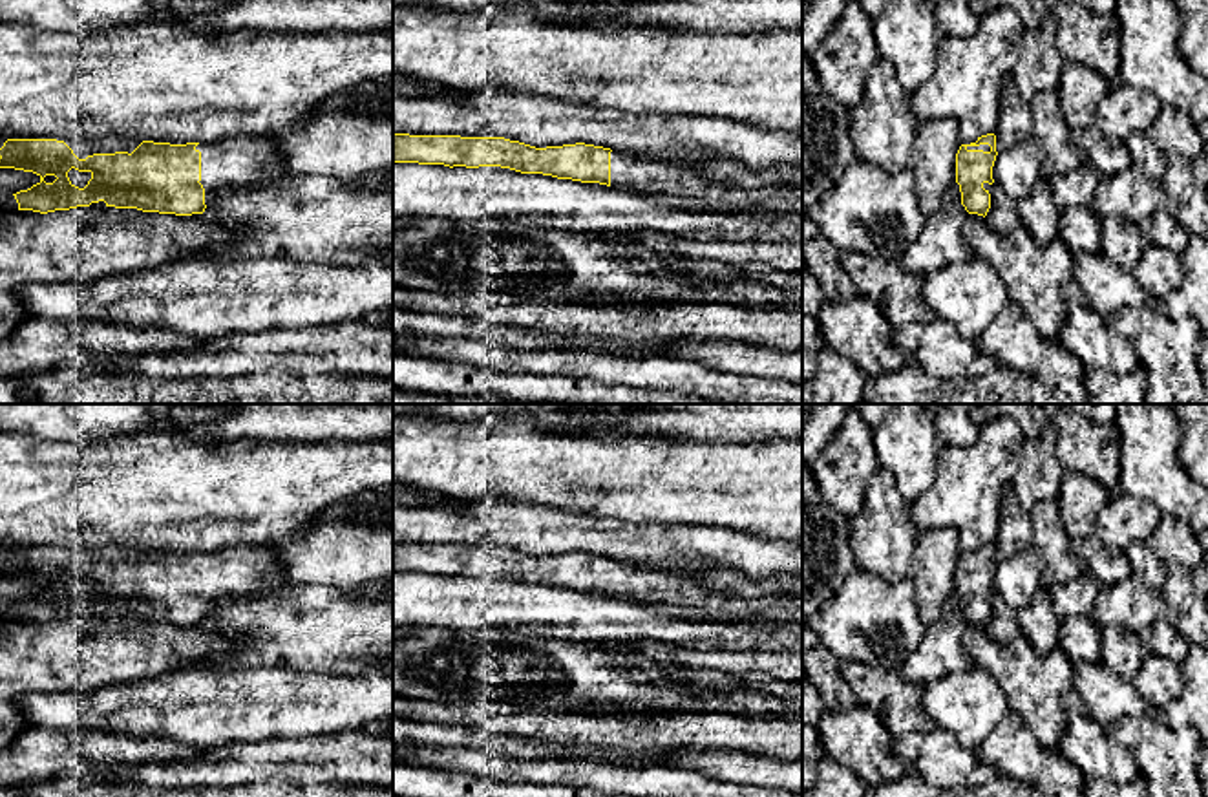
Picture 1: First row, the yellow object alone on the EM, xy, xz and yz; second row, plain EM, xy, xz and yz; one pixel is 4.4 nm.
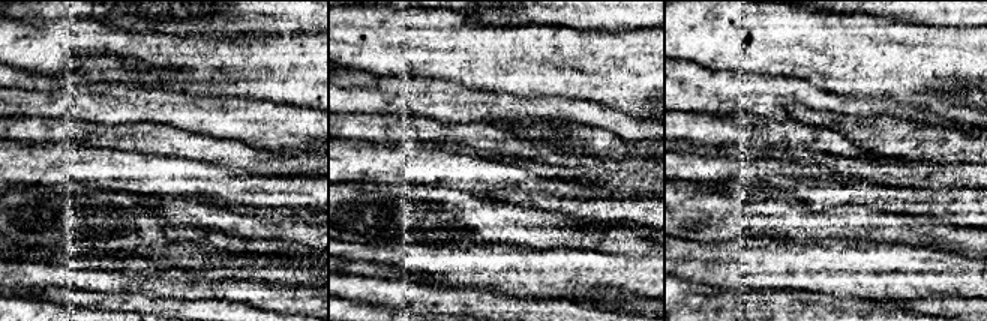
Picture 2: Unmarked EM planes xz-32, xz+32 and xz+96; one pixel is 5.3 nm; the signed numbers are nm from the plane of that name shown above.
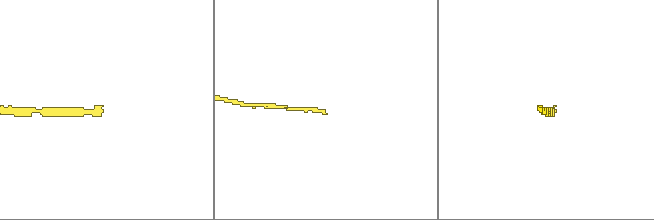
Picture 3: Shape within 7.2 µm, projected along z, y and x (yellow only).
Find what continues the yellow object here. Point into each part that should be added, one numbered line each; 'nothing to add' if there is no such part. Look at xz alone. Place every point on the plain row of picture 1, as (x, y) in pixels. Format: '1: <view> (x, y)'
1: xz (664, 589)

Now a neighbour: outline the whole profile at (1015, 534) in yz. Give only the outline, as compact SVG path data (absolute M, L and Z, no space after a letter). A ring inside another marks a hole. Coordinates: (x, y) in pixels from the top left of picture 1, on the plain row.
M1007 483L1001 492L1000 521L1000 534L994 541L996 561L1033 547L1033 523L1029 512L1018 503L1012 483Z

